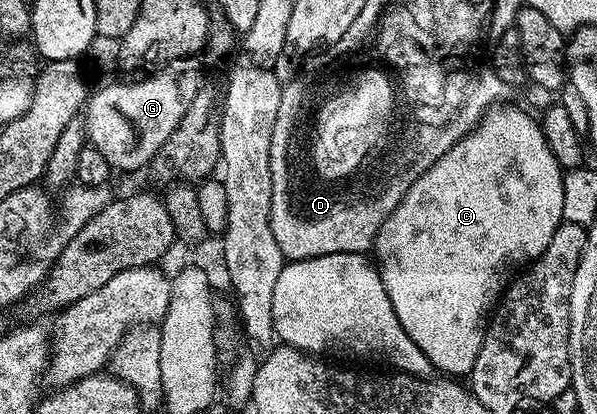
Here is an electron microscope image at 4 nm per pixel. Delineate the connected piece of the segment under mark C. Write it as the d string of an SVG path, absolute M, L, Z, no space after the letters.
M499 106L496 110L489 112L487 110L479 119L477 127L459 142L453 144L449 151L445 152L427 172L421 175L408 188L407 194L400 197L395 209L382 220L373 250L374 253L379 253L377 265L381 280L385 284L385 292L389 292L389 300L393 300L393 312L397 312L397 320L401 320L401 328L405 328L413 344L417 344L417 348L421 348L421 352L429 356L432 367L444 375L470 375L473 364L477 360L477 352L481 352L485 319L492 307L498 303L505 289L505 283L512 277L511 266L522 267L524 264L530 264L541 256L541 252L545 252L545 248L549 248L549 240L553 240L553 232L559 227L560 222L564 221L562 212L564 173L565 170L550 150L540 119L526 114L519 106Z

